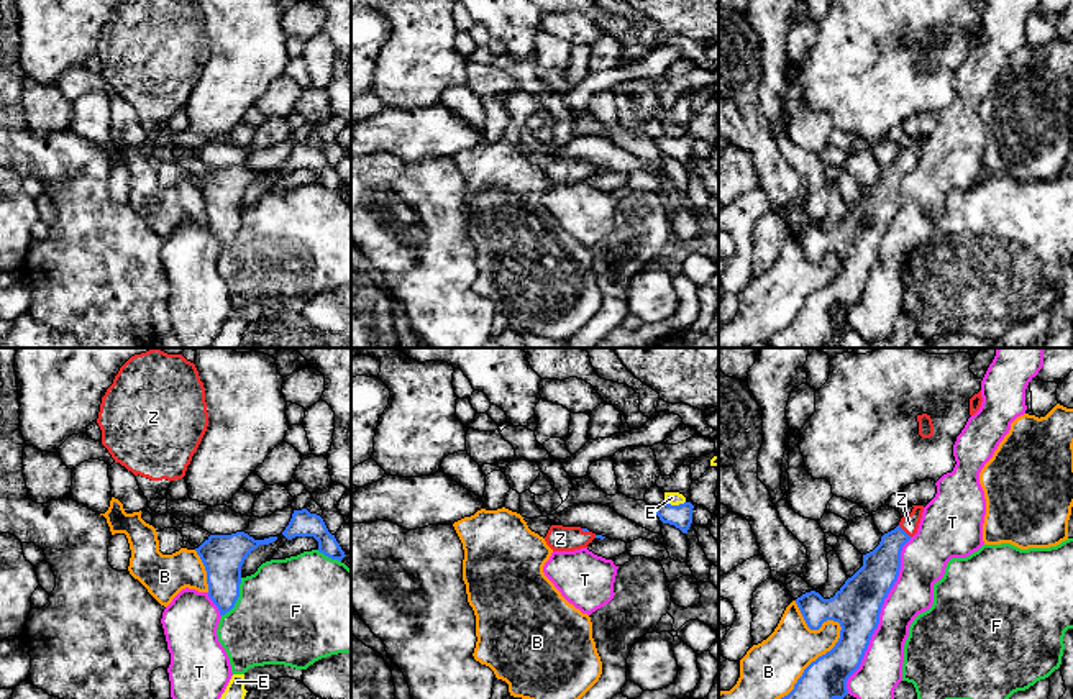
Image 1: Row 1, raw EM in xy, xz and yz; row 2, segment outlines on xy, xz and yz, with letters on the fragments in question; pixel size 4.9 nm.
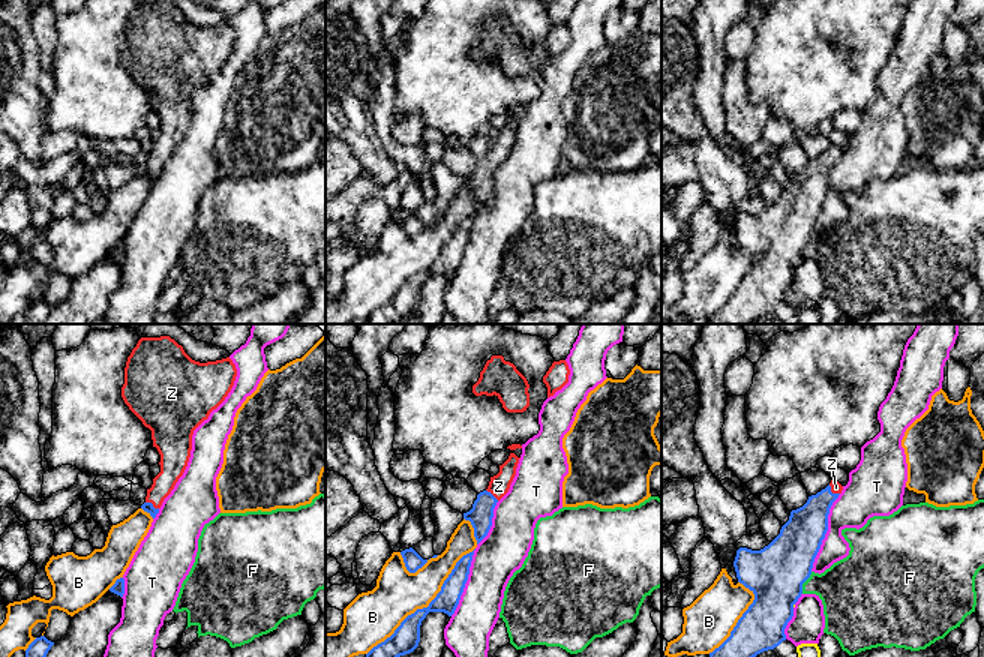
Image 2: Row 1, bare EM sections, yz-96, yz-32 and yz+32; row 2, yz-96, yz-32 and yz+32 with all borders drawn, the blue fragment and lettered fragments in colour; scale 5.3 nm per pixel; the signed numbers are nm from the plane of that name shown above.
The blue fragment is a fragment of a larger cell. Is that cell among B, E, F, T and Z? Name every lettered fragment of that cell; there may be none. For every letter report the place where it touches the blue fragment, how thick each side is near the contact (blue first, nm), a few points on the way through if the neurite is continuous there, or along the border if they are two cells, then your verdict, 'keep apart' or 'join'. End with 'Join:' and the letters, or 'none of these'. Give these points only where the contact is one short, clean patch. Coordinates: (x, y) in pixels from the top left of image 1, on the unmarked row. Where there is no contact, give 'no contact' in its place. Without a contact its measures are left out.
B: meets blue in yz at (809, 297); 220 nm thick on the blue side, 280 nm on the other; keep apart
E: meets blue in xz at (675, 138); 110 nm thick on the blue side, 60 nm on the other; keep apart
F: meets blue in xy at (238, 228); 200 nm thick on the blue side, 500 nm on the other; keep apart
T: meets blue in yz at (878, 248); 240 nm thick on the blue side, 200 nm on the other; keep apart
Z: meets blue in yz at (903, 163); 180 nm thick on the blue side, 90 nm on the other; runs through yz (880, 202), (891, 176), (903, 163), (909, 156); join
Join: Z

